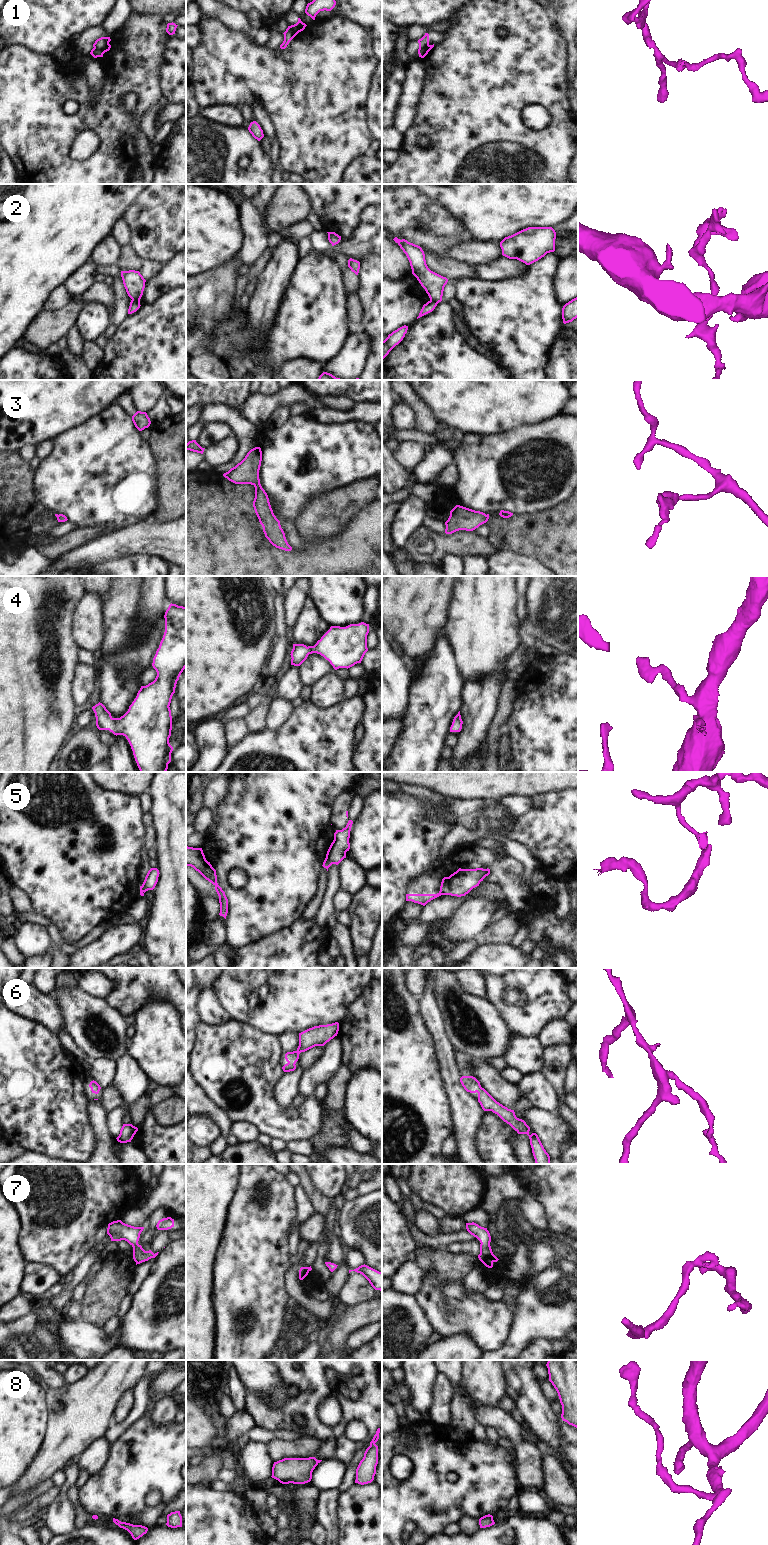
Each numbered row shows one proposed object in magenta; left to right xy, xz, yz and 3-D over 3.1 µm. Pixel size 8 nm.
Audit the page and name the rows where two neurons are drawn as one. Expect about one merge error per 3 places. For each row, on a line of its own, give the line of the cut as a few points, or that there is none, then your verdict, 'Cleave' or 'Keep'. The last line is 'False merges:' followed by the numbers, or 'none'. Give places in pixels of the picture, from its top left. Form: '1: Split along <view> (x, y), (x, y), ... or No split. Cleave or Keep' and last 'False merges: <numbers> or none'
1: Split along yz (429, 45), (418, 50). Cleave
2: Split along xy (132, 298), (139, 301). Cleave
3: No split. Keep
4: No split. Keep
5: Split along yz (439, 891), (442, 894). Cleave
6: No split. Keep
7: No split. Keep
8: No split. Keep
False merges: 1, 2, 5

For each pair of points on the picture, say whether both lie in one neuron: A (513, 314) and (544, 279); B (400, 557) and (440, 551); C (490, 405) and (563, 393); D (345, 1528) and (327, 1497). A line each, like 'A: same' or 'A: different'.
A: same
B: different
C: same
D: different

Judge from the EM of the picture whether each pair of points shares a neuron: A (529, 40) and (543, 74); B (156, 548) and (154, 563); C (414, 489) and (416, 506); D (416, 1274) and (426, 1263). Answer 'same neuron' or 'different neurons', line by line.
A: same neuron
B: different neurons
C: different neurons
D: different neurons

